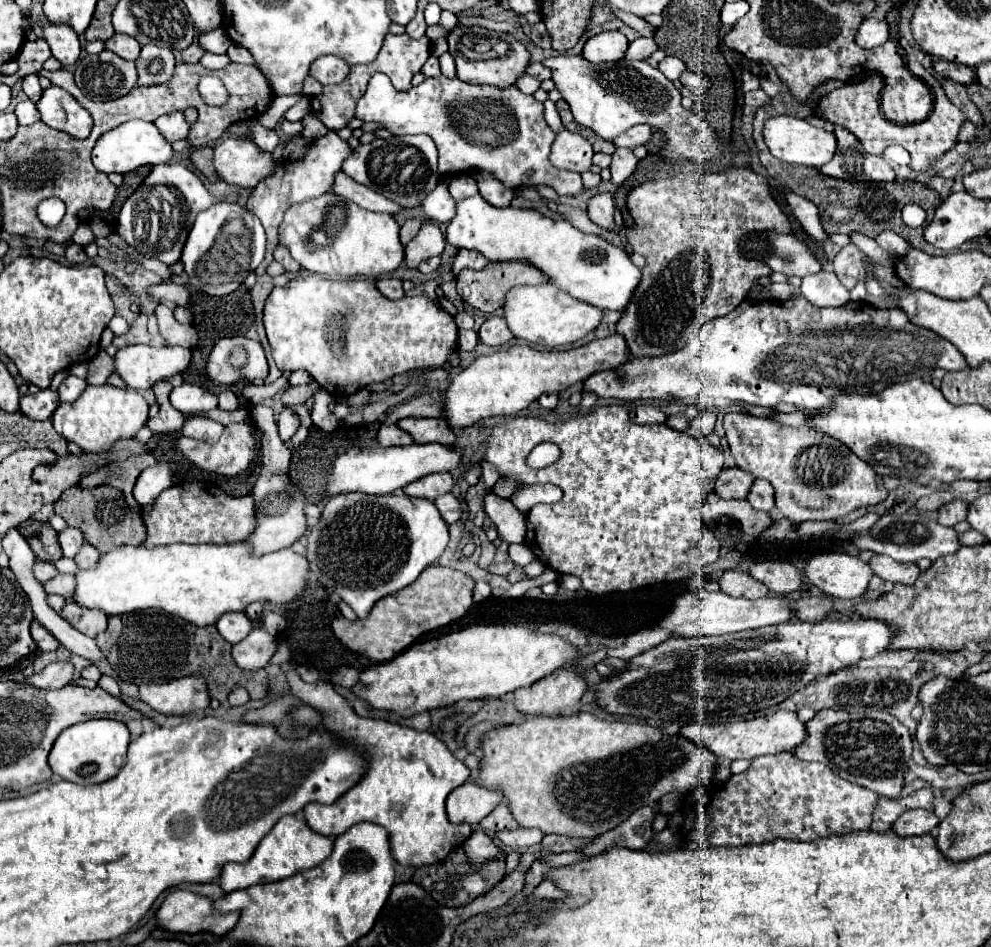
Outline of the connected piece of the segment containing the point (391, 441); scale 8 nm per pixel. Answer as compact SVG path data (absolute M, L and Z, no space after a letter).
M381 425L377 439L381 445L411 445L413 443L411 435L401 431L397 425Z

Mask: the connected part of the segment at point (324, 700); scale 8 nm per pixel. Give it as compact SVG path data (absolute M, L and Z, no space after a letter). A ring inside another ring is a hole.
M289 669L285 677L291 685L291 693L323 715L325 727L333 727L333 731L341 731L341 735L353 735L353 739L361 739L365 747L373 747L373 763L357 787L351 787L333 805L309 803L303 809L307 825L313 831L337 837L351 825L363 821L383 825L389 831L395 861L415 867L439 863L467 841L473 833L471 825L453 825L445 813L445 799L469 779L469 769L447 749L445 743L429 731L415 731L383 719L357 717L351 705L335 693L333 685L327 681L319 681L317 685L305 683L297 669Z

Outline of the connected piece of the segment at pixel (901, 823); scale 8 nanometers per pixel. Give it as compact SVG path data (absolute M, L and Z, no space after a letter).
M905 811L897 823L893 823L893 831L901 837L929 833L939 825L939 817L933 811Z

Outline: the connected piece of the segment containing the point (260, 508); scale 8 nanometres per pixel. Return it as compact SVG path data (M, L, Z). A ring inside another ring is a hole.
M255 405L251 411L251 419L261 431L261 475L253 485L251 497L255 501L255 531L249 535L247 543L251 547L253 555L265 555L271 551L279 551L285 547L291 547L305 531L305 515L303 515L303 505L305 499L297 487L289 483L287 469L291 461L291 451L289 447L279 439L277 435L277 421L273 415L273 409L267 405Z

